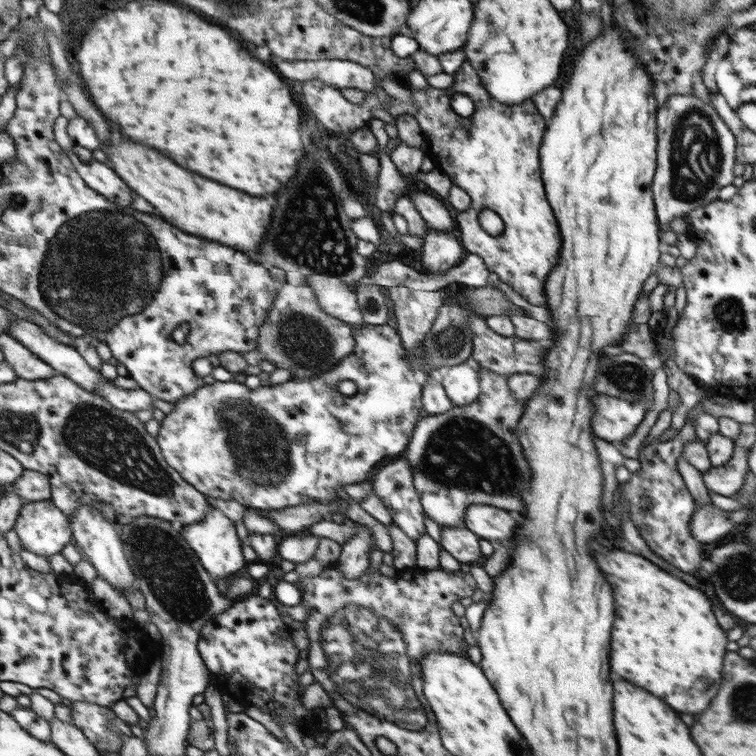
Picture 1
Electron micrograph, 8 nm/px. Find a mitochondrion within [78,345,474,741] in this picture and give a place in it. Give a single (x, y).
(361, 653)

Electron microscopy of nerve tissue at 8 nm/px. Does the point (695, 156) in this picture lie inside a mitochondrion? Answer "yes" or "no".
yes

